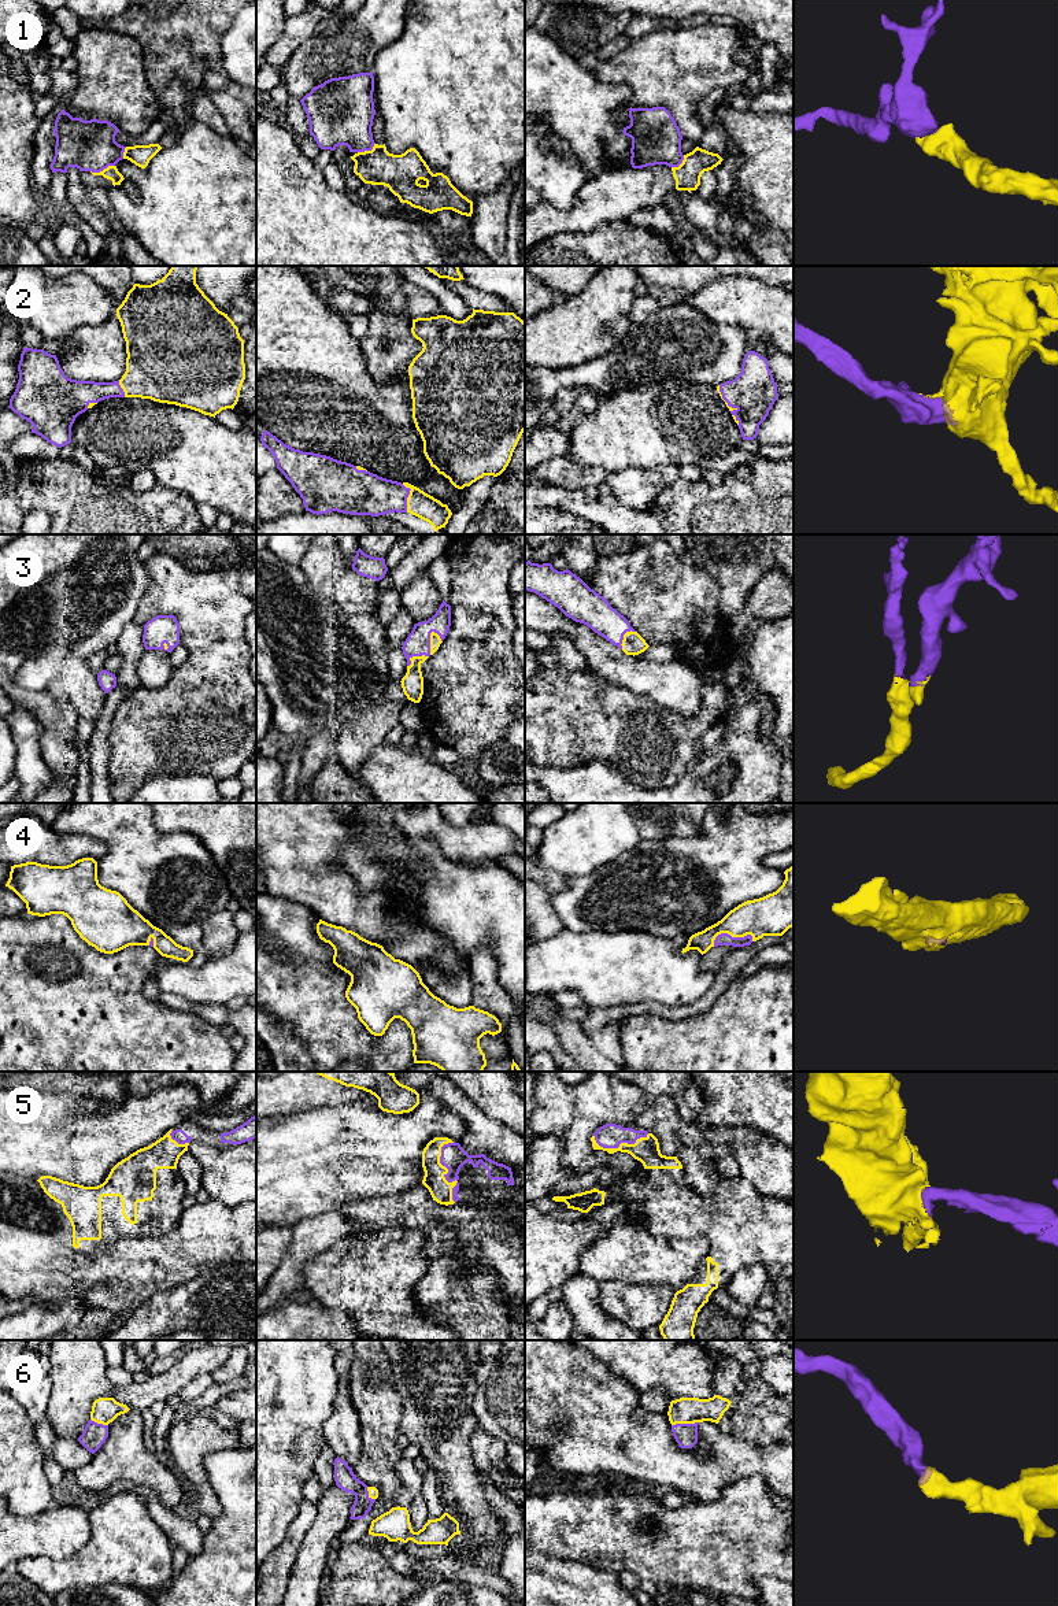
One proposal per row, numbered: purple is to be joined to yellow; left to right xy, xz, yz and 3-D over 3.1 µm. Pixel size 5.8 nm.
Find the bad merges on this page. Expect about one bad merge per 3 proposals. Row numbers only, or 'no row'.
1

